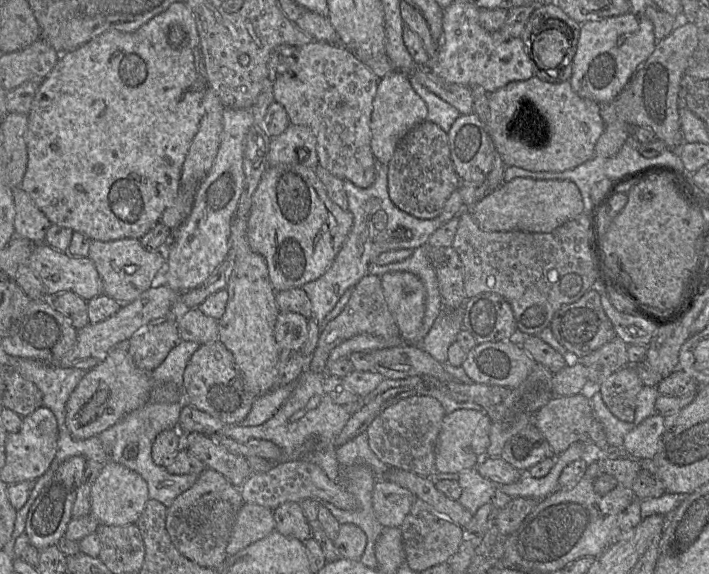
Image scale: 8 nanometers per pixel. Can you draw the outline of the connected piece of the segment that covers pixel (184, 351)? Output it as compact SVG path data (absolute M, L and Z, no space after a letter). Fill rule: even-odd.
M180 340L165 360L150 373L155 382L173 382L183 391L183 374L194 352L203 344Z

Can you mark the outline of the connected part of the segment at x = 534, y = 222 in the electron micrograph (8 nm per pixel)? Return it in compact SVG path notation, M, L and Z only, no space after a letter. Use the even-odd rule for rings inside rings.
M516 177L471 207L470 212L477 225L484 231L522 230L533 233L551 232L563 223L574 219L584 210L578 186L570 180L537 180Z

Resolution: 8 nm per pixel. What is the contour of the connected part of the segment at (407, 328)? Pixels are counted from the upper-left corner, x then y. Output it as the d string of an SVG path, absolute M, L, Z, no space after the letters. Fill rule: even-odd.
M402 271L384 273L380 281L384 299L403 344L418 345L426 299L422 282L416 275Z

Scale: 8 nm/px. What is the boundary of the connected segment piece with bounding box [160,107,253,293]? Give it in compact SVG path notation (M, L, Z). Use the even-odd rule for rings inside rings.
M225 107L223 110L223 128L215 161L196 189L189 216L173 230L172 239L163 250L166 261L160 280L178 293L204 283L228 254L231 223L244 183L243 144L252 123L250 108Z

